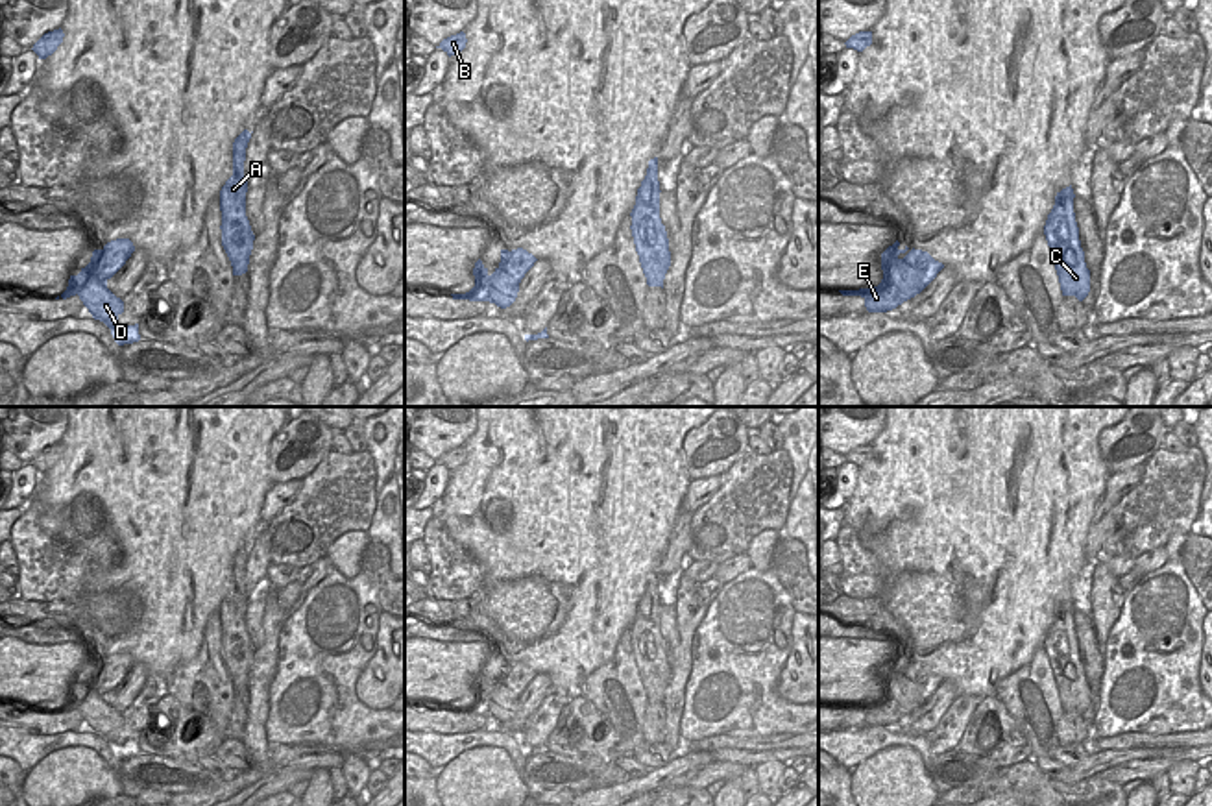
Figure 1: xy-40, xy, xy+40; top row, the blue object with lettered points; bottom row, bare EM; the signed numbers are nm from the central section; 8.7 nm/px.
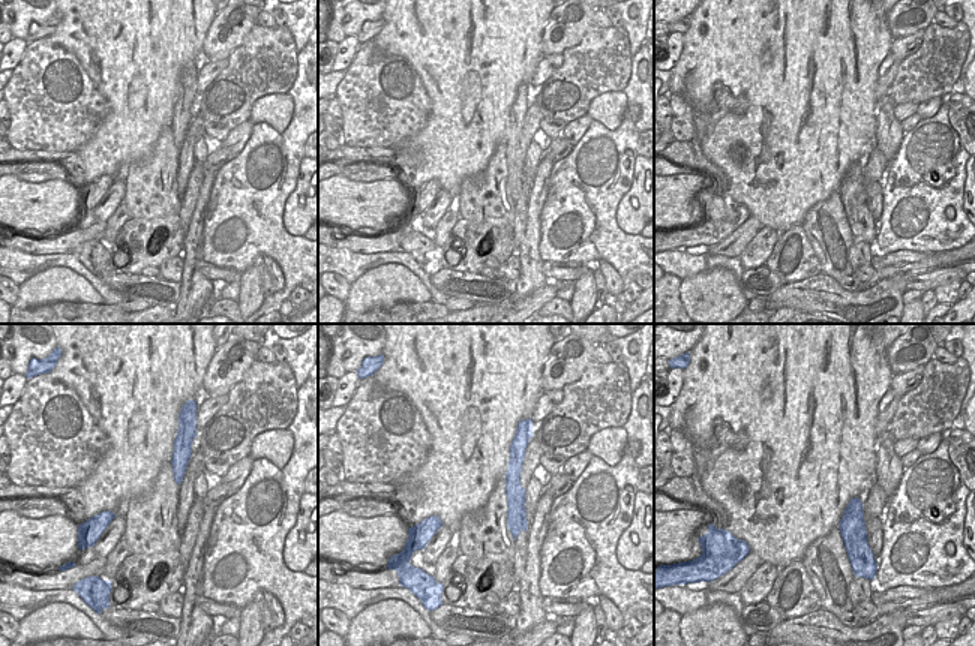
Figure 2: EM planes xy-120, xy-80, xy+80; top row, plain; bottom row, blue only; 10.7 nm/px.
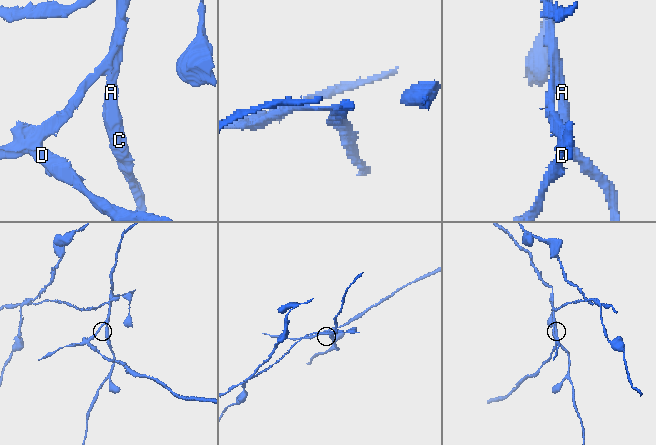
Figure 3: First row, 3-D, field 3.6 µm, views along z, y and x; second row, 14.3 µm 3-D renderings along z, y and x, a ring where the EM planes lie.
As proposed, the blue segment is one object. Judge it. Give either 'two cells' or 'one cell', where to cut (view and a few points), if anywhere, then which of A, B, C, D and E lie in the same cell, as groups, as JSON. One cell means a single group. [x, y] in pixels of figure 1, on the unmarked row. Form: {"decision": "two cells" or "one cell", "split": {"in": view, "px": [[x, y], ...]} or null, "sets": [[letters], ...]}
{"decision": "two cells", "split": {"in": "xy+40", "px": [[884, 688], [908, 712]]}, "sets": [["A", "B", "C", "E"], ["D"]]}

